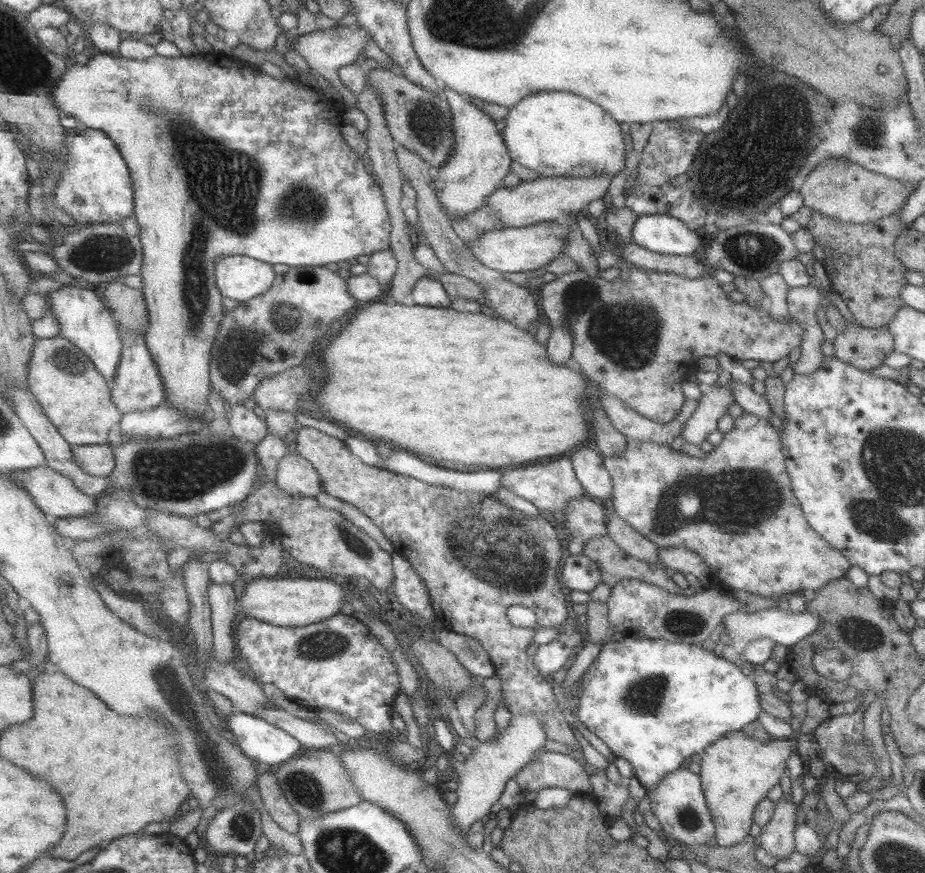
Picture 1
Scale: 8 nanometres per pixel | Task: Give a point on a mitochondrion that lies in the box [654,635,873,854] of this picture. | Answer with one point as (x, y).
(689, 817)

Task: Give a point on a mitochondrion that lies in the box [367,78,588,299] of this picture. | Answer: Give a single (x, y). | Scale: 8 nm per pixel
(427, 120)

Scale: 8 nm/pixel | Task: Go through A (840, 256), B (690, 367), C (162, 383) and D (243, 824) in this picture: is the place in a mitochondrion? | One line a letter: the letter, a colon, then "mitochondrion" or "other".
A: other
B: other
C: other
D: mitochondrion

